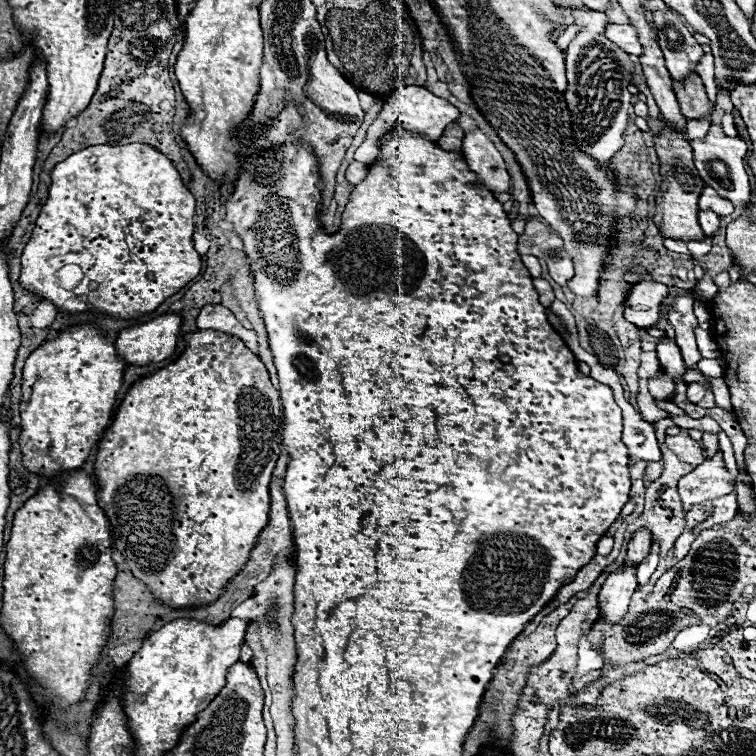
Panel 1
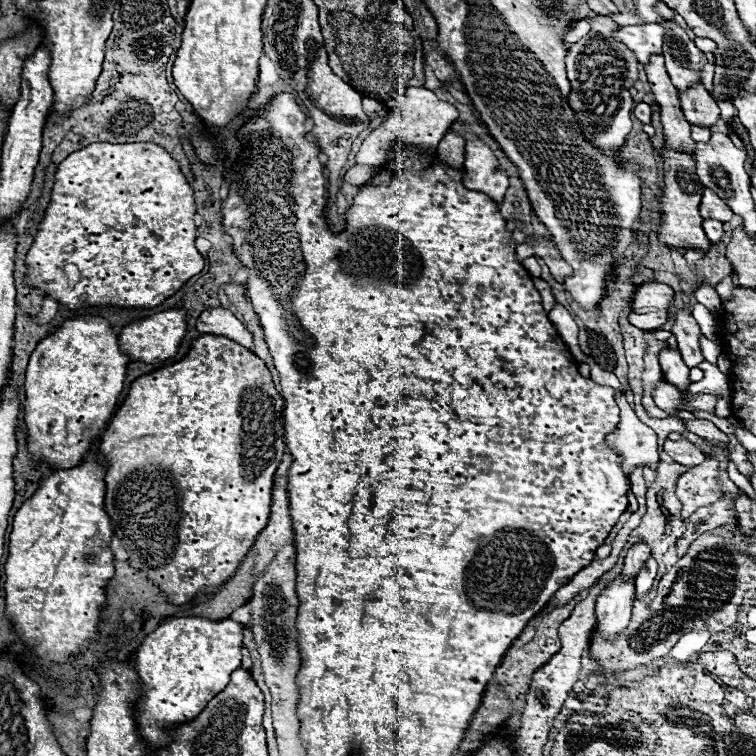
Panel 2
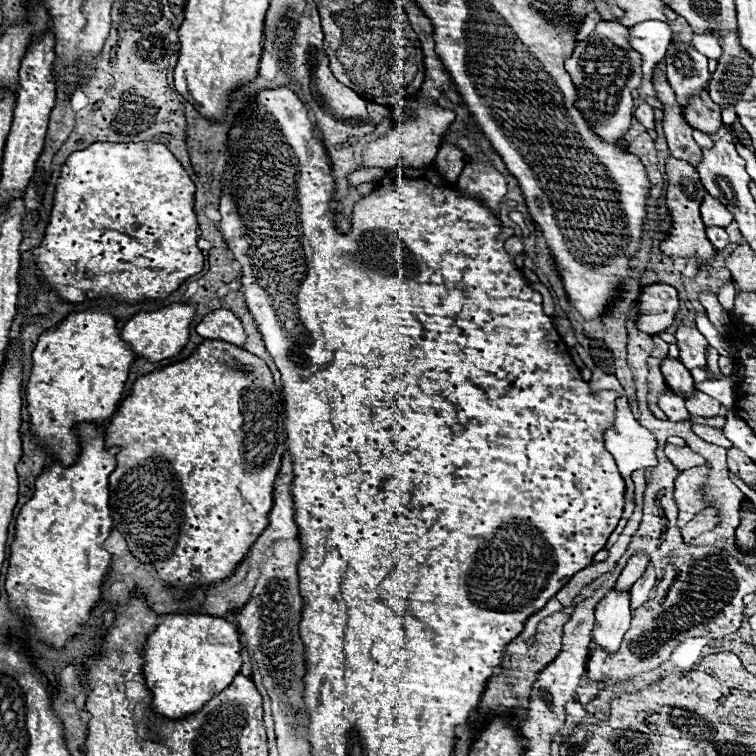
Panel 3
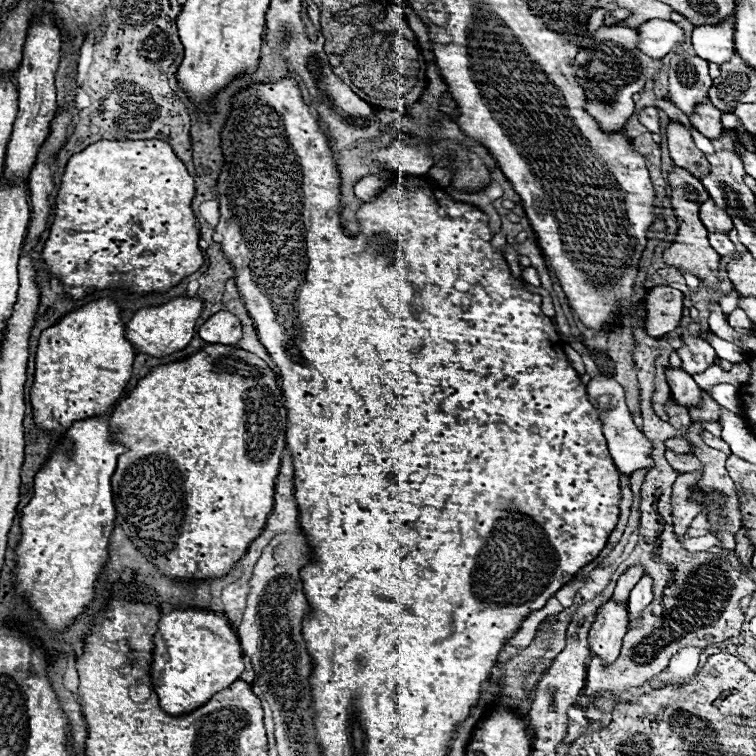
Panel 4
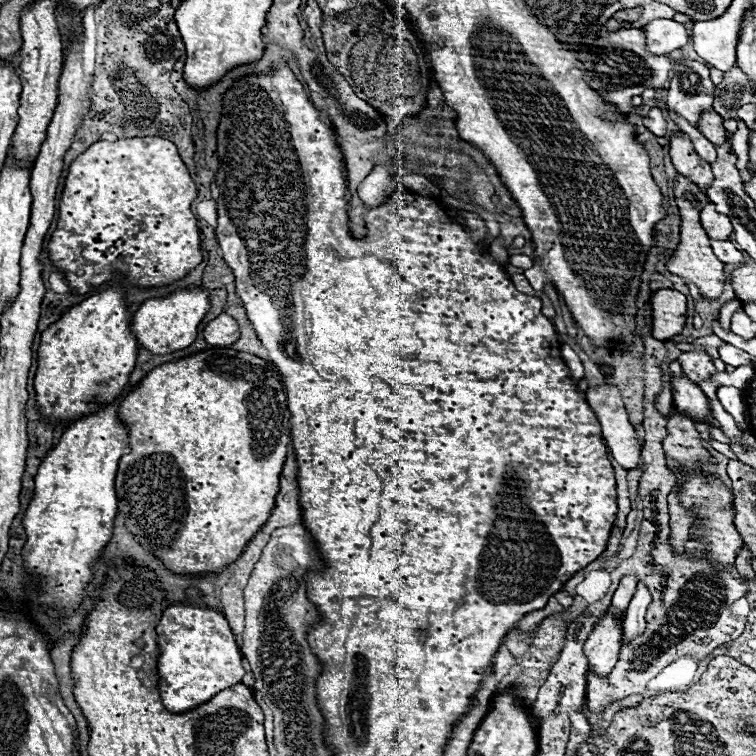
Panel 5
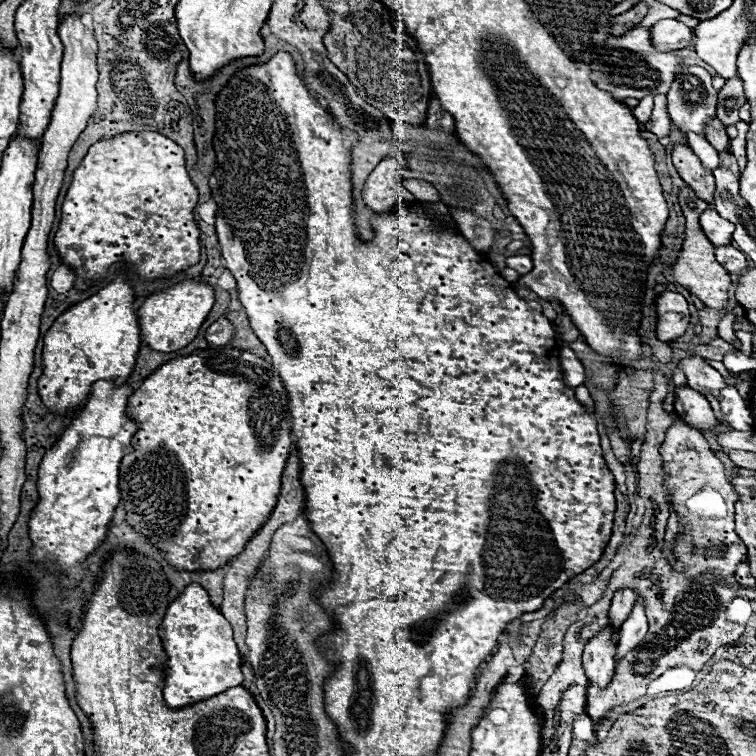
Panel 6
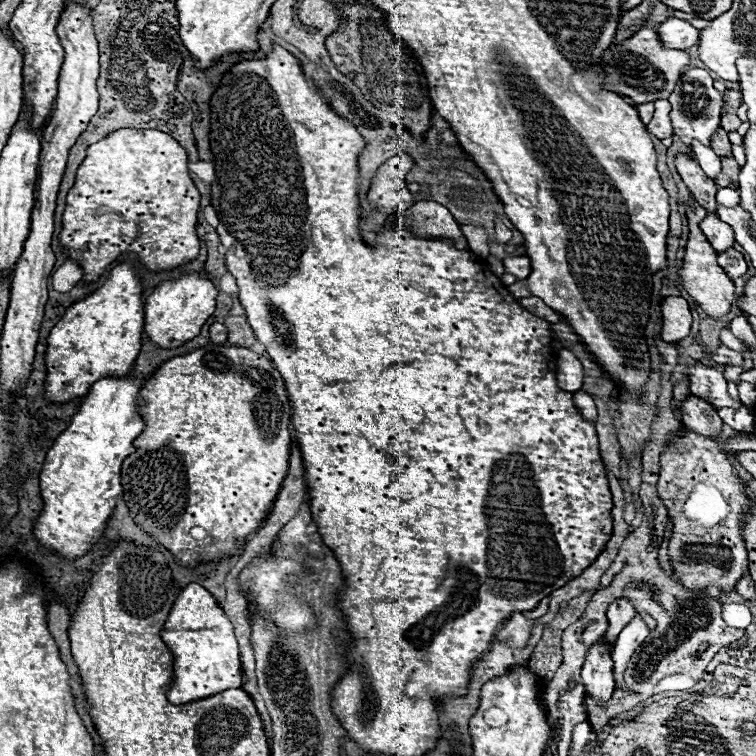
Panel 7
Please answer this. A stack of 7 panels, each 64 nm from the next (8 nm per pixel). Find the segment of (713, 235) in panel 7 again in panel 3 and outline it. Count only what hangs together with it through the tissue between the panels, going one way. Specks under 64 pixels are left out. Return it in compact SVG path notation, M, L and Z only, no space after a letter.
M710 194L704 196L700 212L702 212L702 220L706 226L708 224L720 224L720 228L726 228L732 222L732 214Z

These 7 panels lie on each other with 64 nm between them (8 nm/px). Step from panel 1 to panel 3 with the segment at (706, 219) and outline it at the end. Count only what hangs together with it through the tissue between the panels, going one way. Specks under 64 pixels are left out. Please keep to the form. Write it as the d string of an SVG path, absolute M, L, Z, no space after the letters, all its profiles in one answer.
M710 226L710 228L706 228L706 232L708 232L708 238L710 238L710 242L712 242L712 246L714 246L716 250L724 250L724 248L730 244L730 242L728 242L728 234L726 234L724 228Z

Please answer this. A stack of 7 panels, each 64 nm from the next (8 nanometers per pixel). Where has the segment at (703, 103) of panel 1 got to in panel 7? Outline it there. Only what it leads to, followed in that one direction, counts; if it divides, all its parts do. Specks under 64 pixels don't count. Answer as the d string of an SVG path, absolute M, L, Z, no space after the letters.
M720 128L716 132L716 136L712 138L712 150L720 156L720 158L730 158L732 156L732 144L728 140L728 134Z

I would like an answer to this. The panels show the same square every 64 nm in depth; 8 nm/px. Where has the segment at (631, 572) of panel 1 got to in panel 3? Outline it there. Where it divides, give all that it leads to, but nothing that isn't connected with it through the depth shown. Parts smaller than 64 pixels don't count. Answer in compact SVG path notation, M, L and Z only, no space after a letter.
M610 590L606 598L596 604L596 622L592 640L606 652L620 648L624 632L630 628L630 594Z

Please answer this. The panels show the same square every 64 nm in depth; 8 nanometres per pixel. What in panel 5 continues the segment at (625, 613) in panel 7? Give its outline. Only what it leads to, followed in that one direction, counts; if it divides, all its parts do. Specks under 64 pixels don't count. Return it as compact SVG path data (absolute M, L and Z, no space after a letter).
M624 576L624 578L620 580L618 590L614 592L612 608L620 610L620 612L624 614L624 612L628 610L628 604L630 604L630 600L632 600L634 592L636 592L636 578L634 578L634 576Z

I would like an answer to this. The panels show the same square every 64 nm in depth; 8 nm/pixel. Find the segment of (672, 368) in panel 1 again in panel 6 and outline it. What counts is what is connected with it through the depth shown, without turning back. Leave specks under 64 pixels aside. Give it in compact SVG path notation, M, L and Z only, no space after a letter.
M690 386L676 390L674 406L676 406L676 414L688 424L692 424L696 430L714 430L716 426L720 426L720 422L716 420L710 408L710 402Z

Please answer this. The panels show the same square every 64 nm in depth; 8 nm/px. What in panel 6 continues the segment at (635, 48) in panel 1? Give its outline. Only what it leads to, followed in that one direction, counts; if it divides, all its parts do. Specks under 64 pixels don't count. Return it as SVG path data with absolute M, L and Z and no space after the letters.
M666 18L666 20L656 22L656 26L652 26L650 32L652 32L652 44L660 52L688 48L694 40L694 30L674 18Z

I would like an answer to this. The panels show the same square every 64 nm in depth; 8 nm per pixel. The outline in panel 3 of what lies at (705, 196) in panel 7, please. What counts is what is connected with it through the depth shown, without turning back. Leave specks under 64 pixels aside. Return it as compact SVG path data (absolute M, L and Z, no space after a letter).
M654 68L654 88L656 88L656 98L662 100L664 104L664 134L668 140L668 148L672 156L678 160L684 160L696 168L702 160L702 150L700 146L692 140L692 128L686 124L682 116L682 108L676 102L676 96L670 88L670 84L660 78L660 70Z

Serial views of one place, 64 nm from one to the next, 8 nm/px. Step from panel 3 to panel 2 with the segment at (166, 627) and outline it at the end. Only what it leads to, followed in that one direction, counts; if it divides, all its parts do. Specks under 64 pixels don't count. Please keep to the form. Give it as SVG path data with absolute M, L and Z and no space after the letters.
M198 616L170 618L162 622L152 634L146 636L146 640L142 642L142 654L140 648L136 652L136 670L142 684L142 698L136 704L136 722L142 738L152 748L168 746L172 740L170 736L158 736L158 730L168 730L174 724L184 724L192 720L192 716L200 714L206 708L206 704L228 686L230 674L236 668L240 668L242 662L240 648L242 648L242 626L234 620L208 620Z

